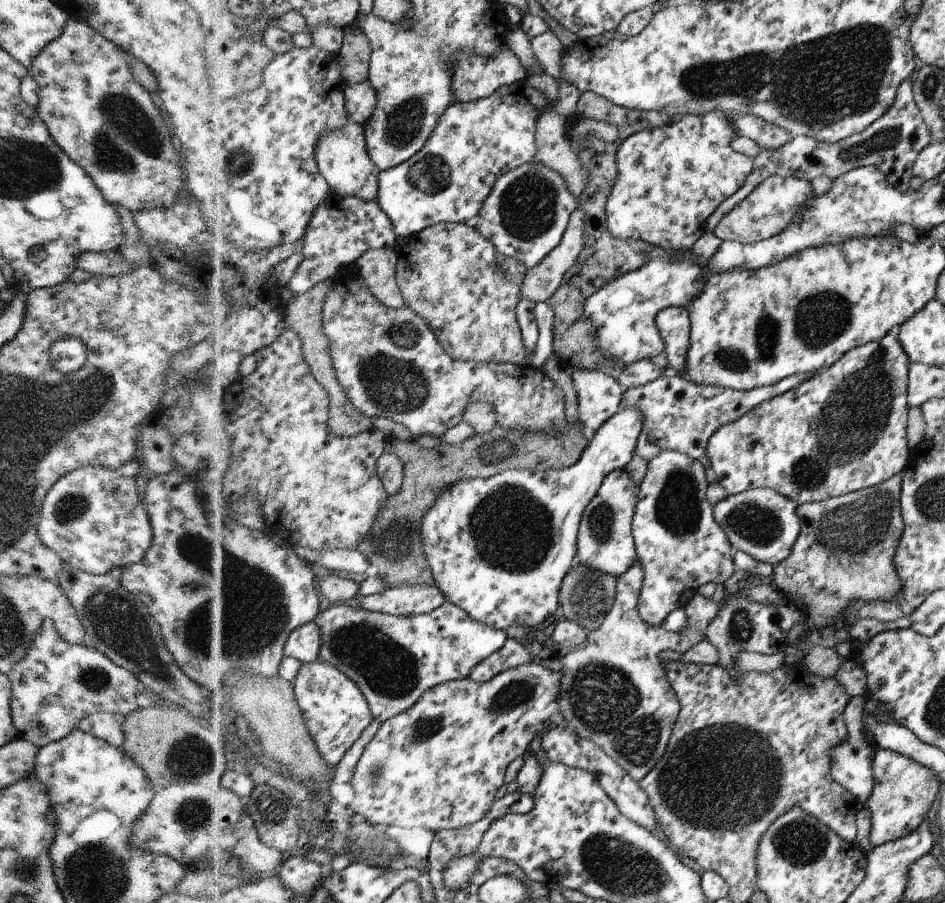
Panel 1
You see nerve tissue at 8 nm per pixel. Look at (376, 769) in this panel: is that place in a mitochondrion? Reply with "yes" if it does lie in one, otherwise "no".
yes

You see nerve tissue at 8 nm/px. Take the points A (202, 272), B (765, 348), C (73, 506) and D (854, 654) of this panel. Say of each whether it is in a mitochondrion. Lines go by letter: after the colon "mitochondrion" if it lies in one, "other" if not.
A: other
B: mitochondrion
C: mitochondrion
D: other

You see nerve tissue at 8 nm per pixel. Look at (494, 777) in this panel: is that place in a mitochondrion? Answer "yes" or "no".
no

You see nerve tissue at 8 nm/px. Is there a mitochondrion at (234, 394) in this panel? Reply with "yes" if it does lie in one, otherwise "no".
no

